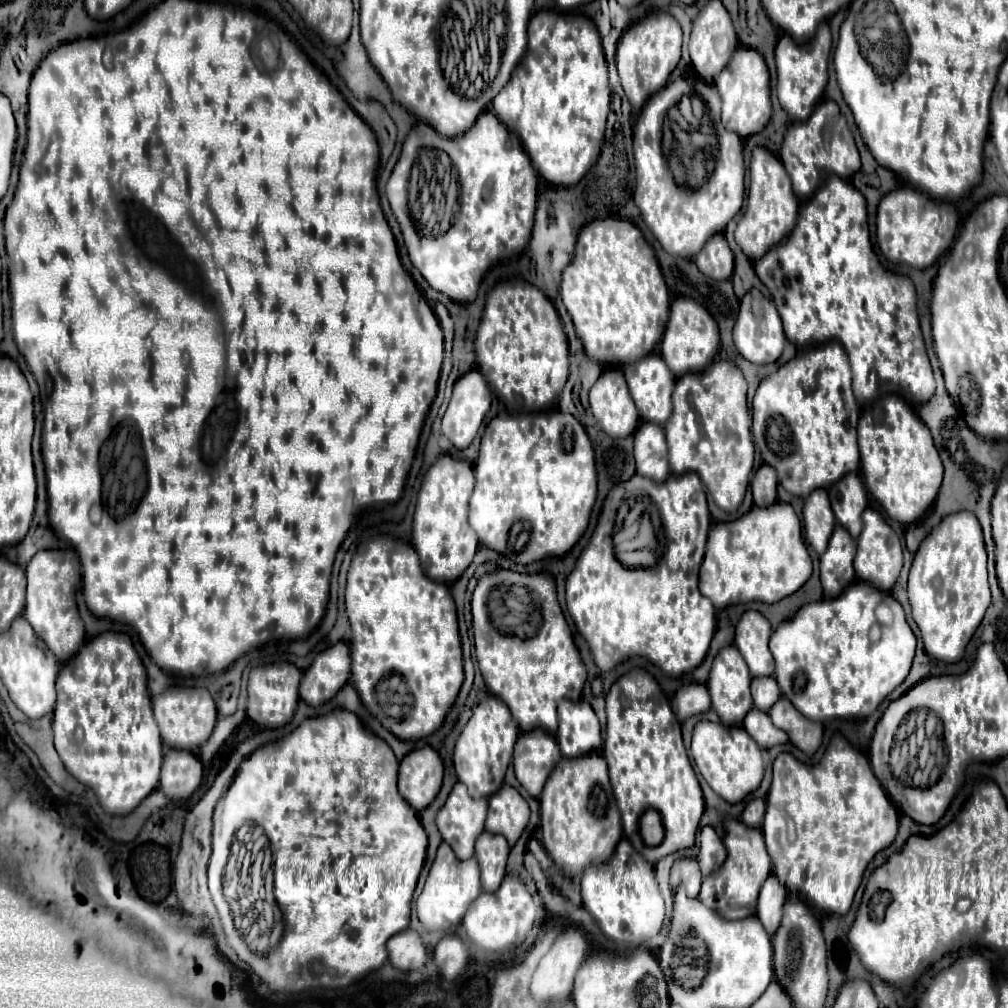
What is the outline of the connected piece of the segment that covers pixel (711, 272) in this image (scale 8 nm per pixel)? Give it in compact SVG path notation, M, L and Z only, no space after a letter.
M713 234L703 250L695 256L695 264L699 270L715 280L731 278L733 274L733 252L723 234Z

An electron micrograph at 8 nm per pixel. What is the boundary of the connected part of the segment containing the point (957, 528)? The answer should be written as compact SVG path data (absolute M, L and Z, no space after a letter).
M969 510L947 514L921 542L911 572L909 572L909 604L913 608L913 620L921 630L921 638L929 656L943 662L957 662L963 658L965 646L975 634L981 618L991 602L991 590L987 584L987 554L983 544L981 524Z

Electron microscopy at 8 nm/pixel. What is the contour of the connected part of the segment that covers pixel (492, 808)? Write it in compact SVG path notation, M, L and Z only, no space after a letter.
M503 784L497 794L489 798L489 810L485 820L485 830L491 834L501 834L513 846L529 822L529 806L523 796L513 788Z

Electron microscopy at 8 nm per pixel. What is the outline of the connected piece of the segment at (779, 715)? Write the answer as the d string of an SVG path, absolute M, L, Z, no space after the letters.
M781 696L769 710L773 724L789 734L789 740L805 754L815 754L823 740L823 724L805 718L785 696Z

